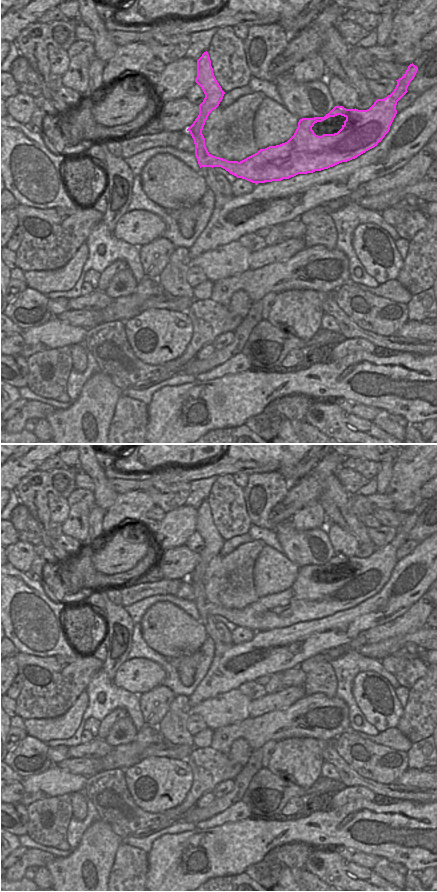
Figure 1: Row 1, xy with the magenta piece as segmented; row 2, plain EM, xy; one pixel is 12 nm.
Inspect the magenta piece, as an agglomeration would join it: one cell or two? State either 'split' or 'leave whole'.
split

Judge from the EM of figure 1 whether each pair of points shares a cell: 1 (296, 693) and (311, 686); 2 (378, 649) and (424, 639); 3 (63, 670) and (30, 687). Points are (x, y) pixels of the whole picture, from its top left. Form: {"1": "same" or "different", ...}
{"1": "different", "2": "same", "3": "same"}

